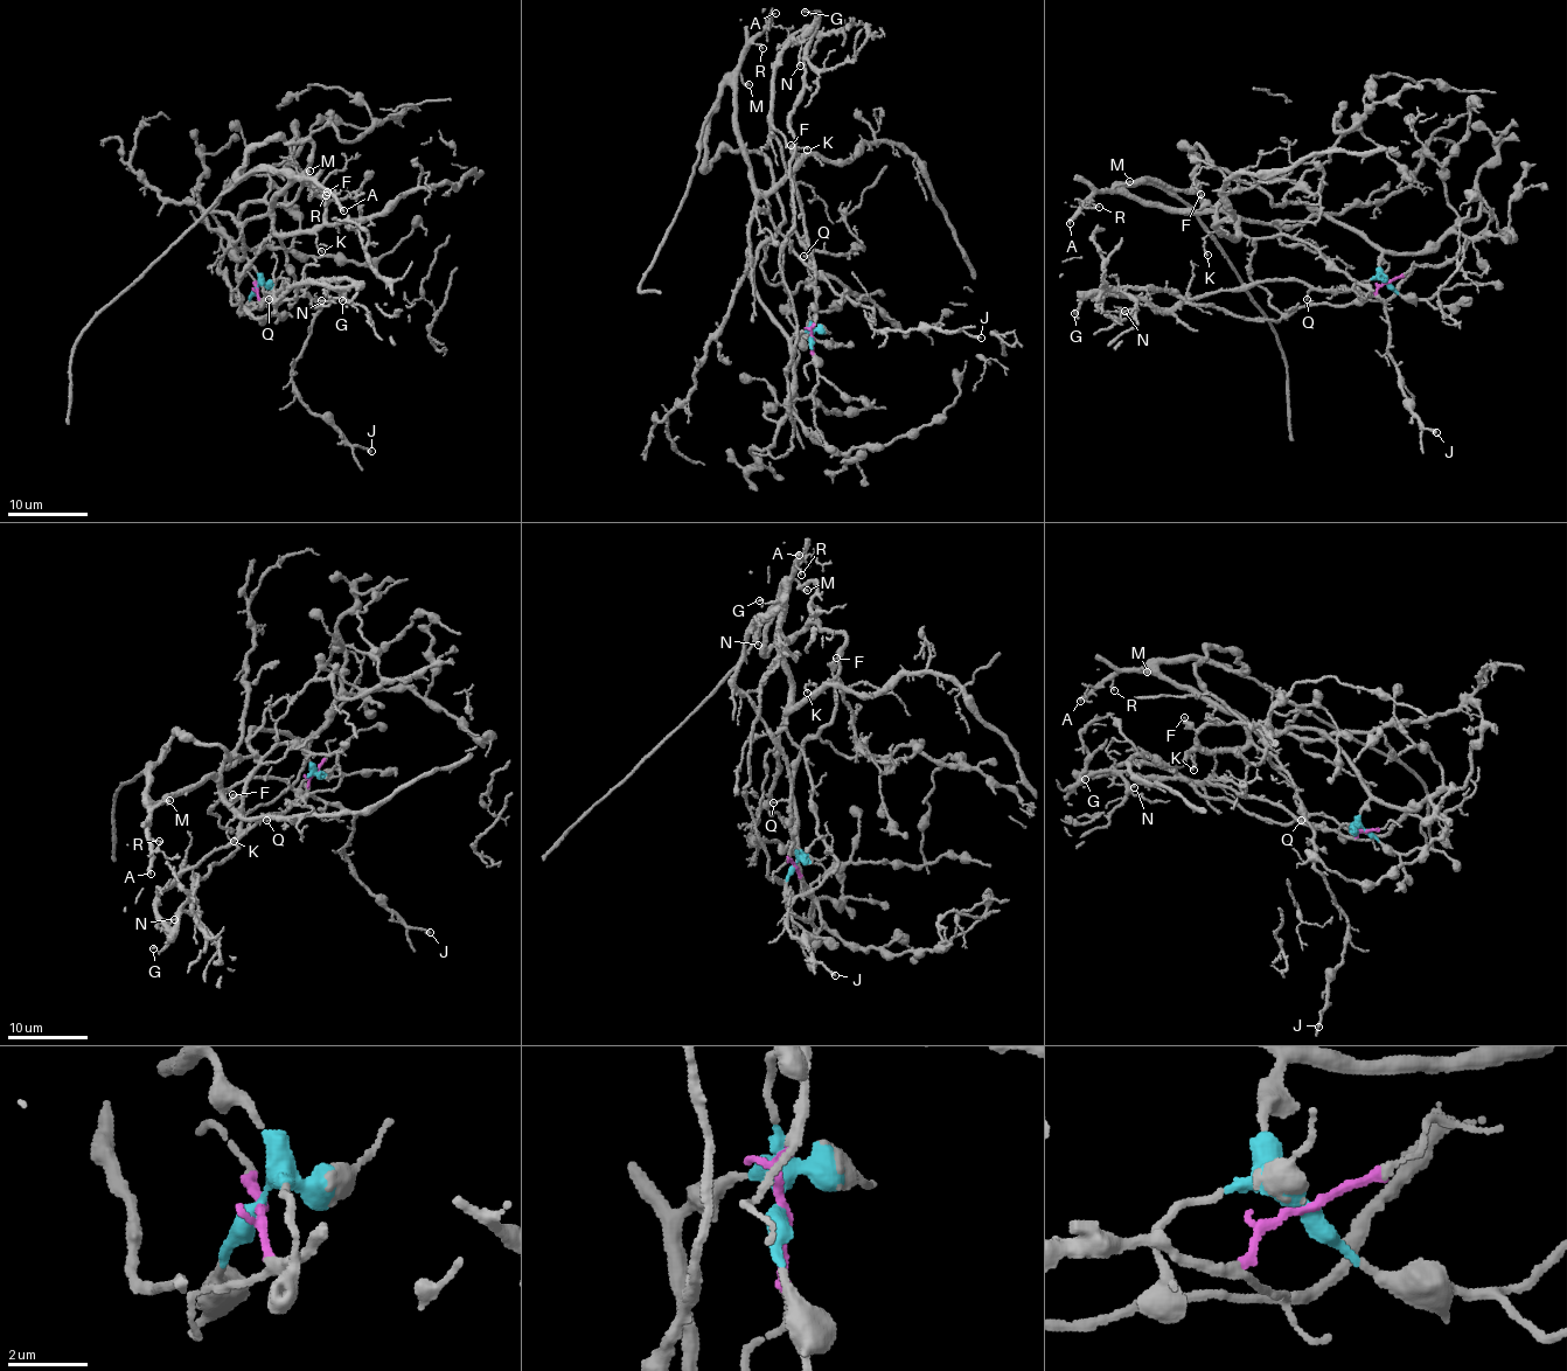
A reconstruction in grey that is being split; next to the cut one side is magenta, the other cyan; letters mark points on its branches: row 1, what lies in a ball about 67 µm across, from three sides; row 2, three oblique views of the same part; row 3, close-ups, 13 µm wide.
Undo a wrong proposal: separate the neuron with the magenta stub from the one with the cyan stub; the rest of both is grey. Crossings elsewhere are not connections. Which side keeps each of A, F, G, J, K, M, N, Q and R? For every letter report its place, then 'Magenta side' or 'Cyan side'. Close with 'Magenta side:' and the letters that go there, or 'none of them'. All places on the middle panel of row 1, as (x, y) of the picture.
A: Place: (775, 13). Cyan side
F: Place: (791, 145). Cyan side
G: Place: (805, 12). Magenta side
J: Place: (981, 338). Cyan side
K: Place: (807, 150). Cyan side
M: Place: (749, 84). Cyan side
N: Place: (800, 65). Magenta side
Q: Place: (803, 256). Magenta side
R: Place: (763, 48). Cyan side
Magenta side: G, N, Q

